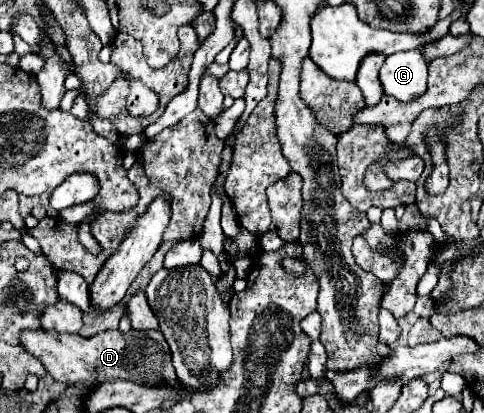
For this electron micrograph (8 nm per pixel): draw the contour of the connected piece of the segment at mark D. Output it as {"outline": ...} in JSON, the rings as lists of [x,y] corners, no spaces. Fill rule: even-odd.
{"outline":[[[38,329],[38,331],[22,331],[20,345],[24,351],[34,355],[56,381],[66,383],[66,385],[94,383],[94,381],[102,383],[102,381],[112,381],[112,379],[130,379],[130,381],[136,381],[140,385],[160,385],[166,381],[176,383],[176,373],[172,367],[172,355],[170,355],[168,343],[160,331],[136,331],[136,329],[132,329],[128,333],[104,331],[104,333],[98,333],[98,335],[86,339],[86,337],[74,335],[74,333],[58,333],[58,331]]]}

